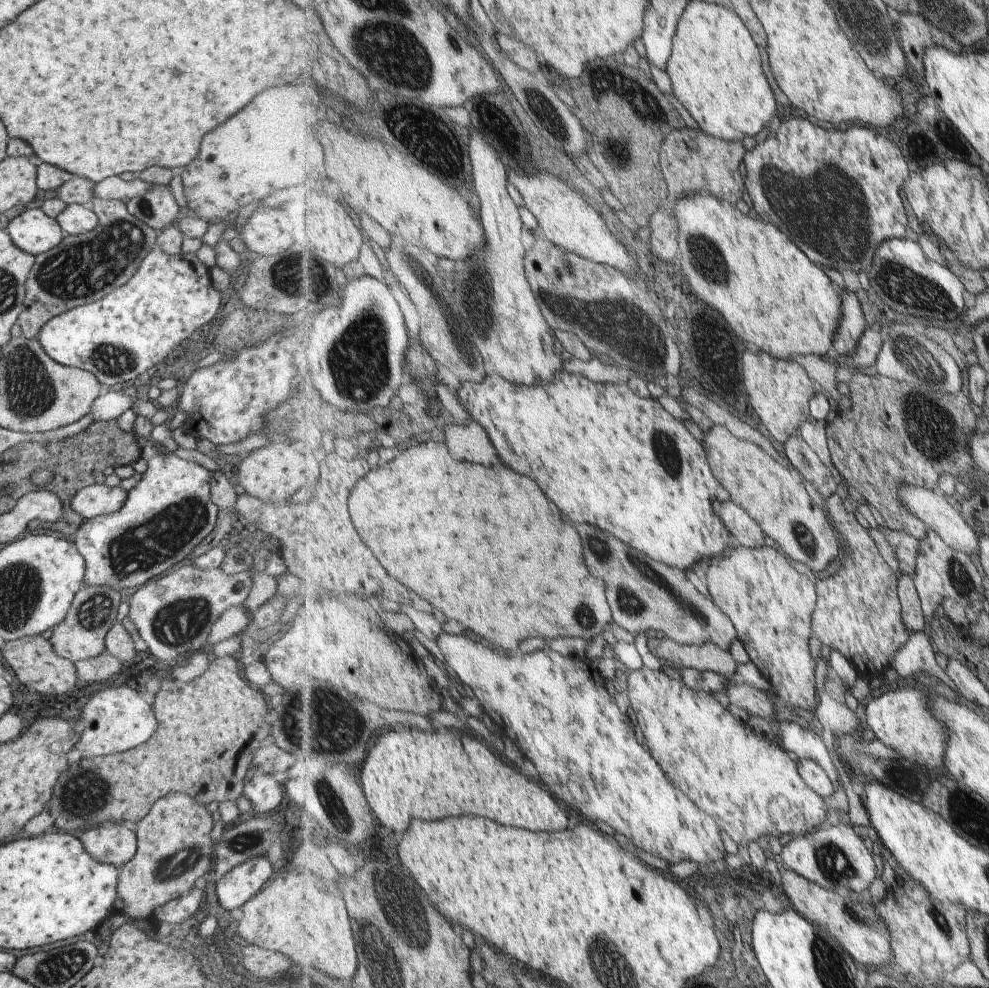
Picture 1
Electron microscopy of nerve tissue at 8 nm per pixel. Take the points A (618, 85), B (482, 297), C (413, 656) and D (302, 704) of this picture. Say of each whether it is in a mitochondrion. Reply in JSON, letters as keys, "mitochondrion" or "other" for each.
{"A":"mitochondrion","B":"mitochondrion","C":"other","D":"mitochondrion"}

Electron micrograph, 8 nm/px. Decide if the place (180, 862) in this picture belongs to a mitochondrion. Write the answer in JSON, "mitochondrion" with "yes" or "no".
{"mitochondrion":"yes"}

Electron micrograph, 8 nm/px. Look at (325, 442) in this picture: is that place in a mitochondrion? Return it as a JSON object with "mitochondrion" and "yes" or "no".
{"mitochondrion":"no"}

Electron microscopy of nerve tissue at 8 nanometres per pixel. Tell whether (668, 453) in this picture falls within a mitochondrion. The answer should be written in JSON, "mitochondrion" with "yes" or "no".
{"mitochondrion":"yes"}

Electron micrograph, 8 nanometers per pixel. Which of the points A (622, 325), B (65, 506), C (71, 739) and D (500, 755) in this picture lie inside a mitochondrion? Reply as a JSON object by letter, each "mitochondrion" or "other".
{"A":"mitochondrion","B":"other","C":"other","D":"other"}

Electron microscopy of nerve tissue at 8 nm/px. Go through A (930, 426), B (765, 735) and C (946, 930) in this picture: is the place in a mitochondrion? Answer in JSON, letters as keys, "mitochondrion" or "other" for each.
{"A":"mitochondrion","B":"other","C":"mitochondrion"}

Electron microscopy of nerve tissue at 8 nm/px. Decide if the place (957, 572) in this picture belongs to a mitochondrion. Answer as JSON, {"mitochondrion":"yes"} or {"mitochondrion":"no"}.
{"mitochondrion":"yes"}

